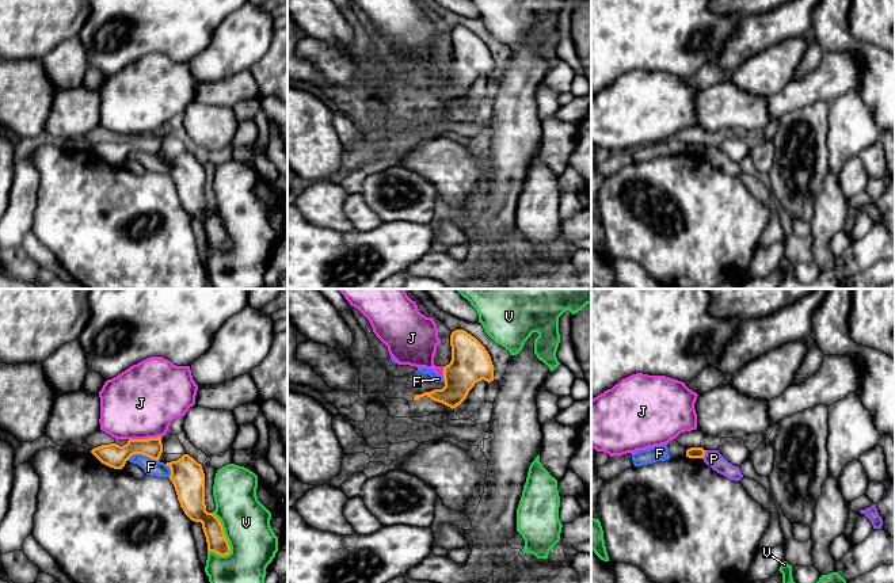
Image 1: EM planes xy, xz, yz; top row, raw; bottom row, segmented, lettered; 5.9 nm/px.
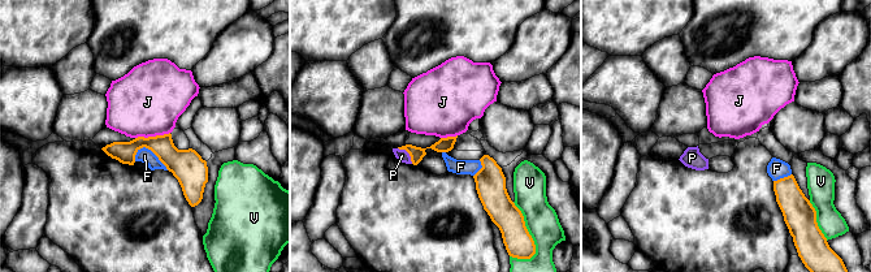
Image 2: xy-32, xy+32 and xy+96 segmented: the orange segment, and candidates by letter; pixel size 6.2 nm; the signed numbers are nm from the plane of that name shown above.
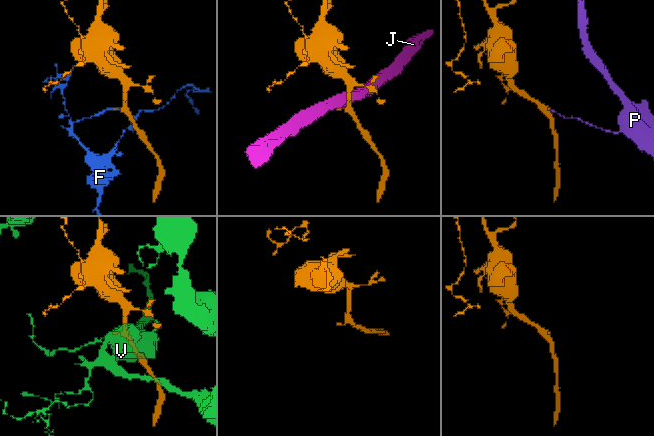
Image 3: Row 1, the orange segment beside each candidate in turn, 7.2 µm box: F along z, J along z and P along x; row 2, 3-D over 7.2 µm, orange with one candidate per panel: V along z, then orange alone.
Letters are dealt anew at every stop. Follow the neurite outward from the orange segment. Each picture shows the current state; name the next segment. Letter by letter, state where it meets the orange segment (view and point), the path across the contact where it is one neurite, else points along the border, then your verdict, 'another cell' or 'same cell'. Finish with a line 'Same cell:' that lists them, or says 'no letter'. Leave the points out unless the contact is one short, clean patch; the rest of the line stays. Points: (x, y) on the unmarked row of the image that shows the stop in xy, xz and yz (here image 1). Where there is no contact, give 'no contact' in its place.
F: contact xy (143, 151); another cell
J: contact xy (144, 136); border xy (160, 132), (129, 136); another cell
P: contact yz (704, 151); border yz (707, 147), (703, 155); another cell
V: contact xy (224, 231); another cell
Same cell: no letter

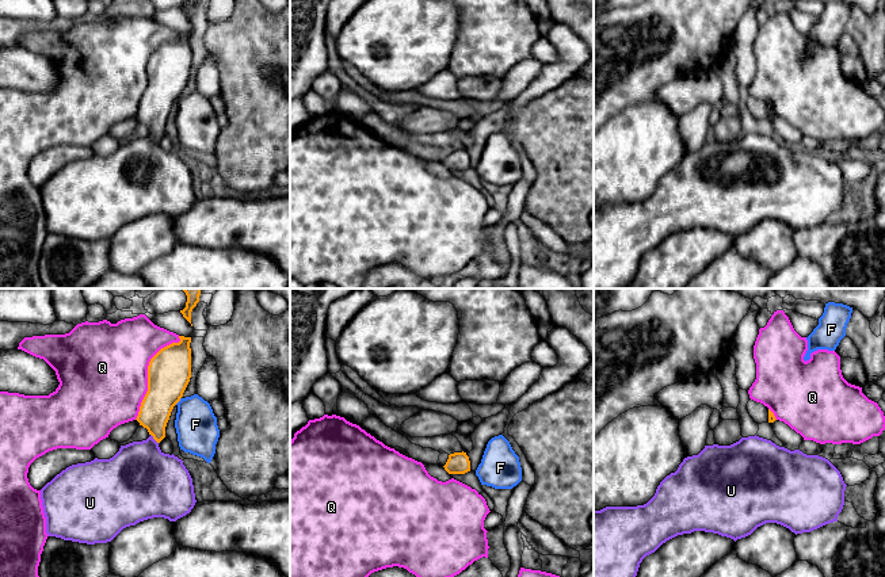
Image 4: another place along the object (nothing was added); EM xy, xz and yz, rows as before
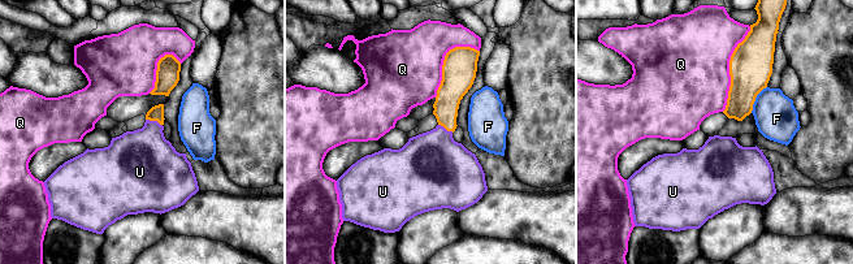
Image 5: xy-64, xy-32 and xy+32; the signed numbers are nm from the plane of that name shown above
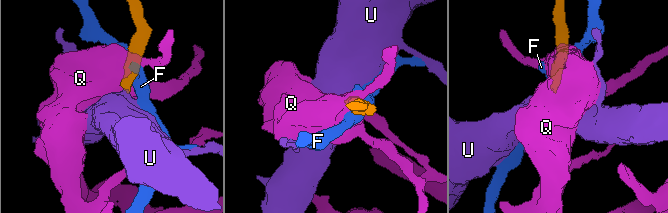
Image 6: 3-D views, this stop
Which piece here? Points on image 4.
F: contact xy (178, 98); another cell
Q: contact xy (148, 69); another cell
U: contact xy (153, 134); way xy (155, 107), (153, 134), (141, 161), (140, 174); same cell
Same cell: U

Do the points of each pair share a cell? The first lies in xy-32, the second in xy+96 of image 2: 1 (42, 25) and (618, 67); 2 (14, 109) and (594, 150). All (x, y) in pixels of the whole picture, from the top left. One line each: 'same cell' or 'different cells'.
1: different cells
2: different cells

